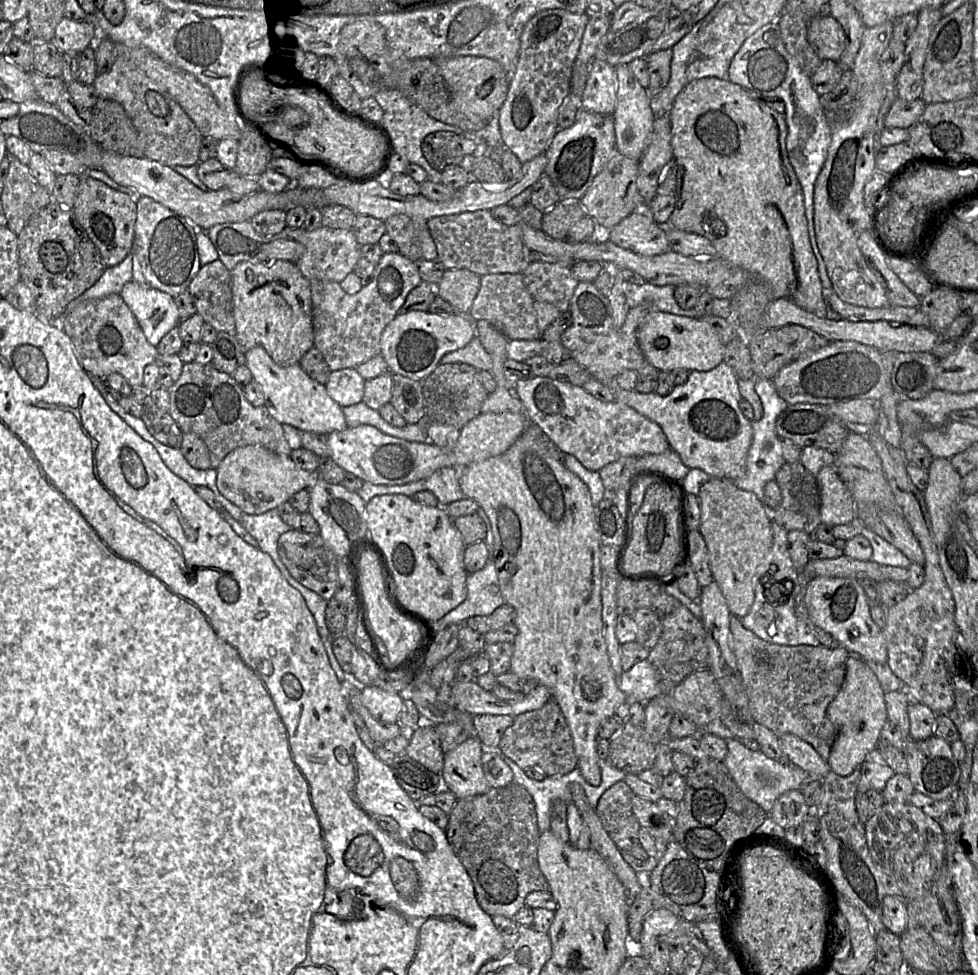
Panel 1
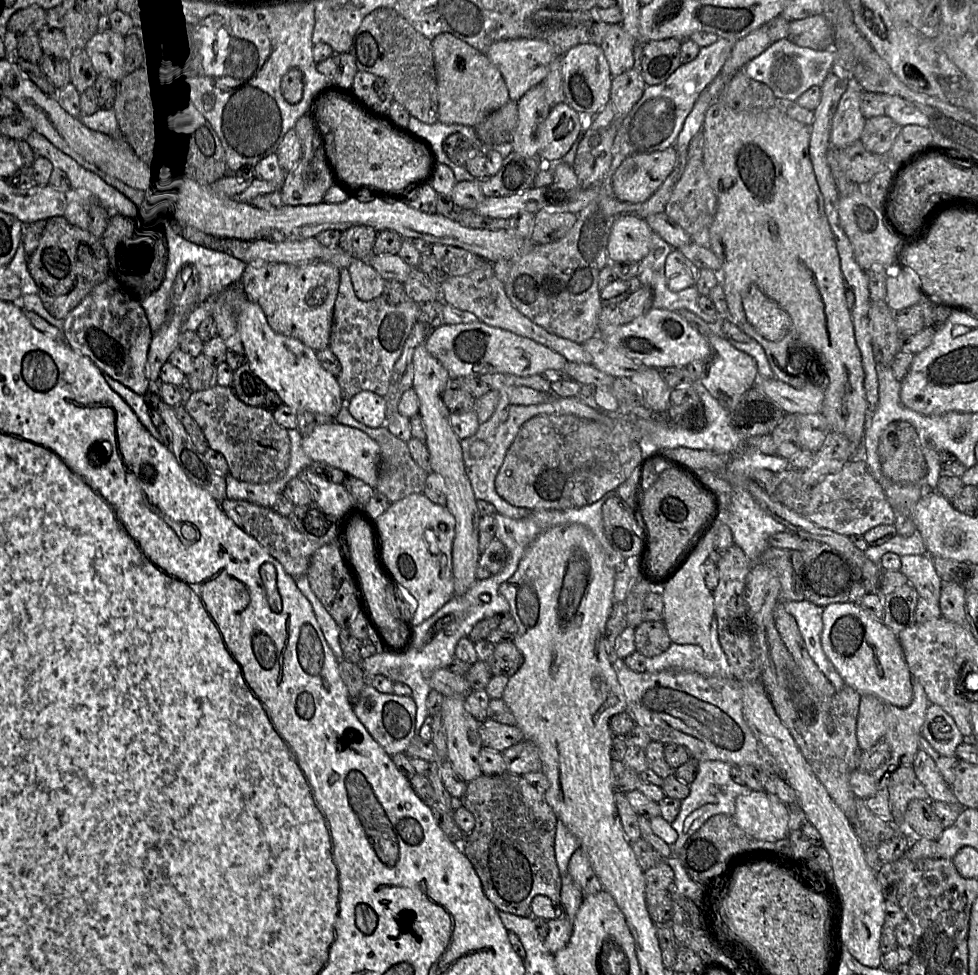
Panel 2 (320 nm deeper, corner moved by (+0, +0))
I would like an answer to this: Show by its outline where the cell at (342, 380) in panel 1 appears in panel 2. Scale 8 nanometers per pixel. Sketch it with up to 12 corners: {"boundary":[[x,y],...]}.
{"boundary":[[361,391],[345,402],[351,415],[371,428],[385,425],[386,400]]}

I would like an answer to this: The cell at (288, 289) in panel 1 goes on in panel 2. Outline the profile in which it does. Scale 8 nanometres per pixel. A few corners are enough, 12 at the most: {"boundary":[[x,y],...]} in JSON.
{"boundary":[[246,265],[240,284],[276,333],[329,346],[339,270]]}

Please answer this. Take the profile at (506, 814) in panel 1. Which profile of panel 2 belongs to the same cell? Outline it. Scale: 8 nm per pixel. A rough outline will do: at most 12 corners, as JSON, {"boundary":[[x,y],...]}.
{"boundary":[[507,771],[467,783],[461,849],[498,911],[560,903],[558,819]]}

